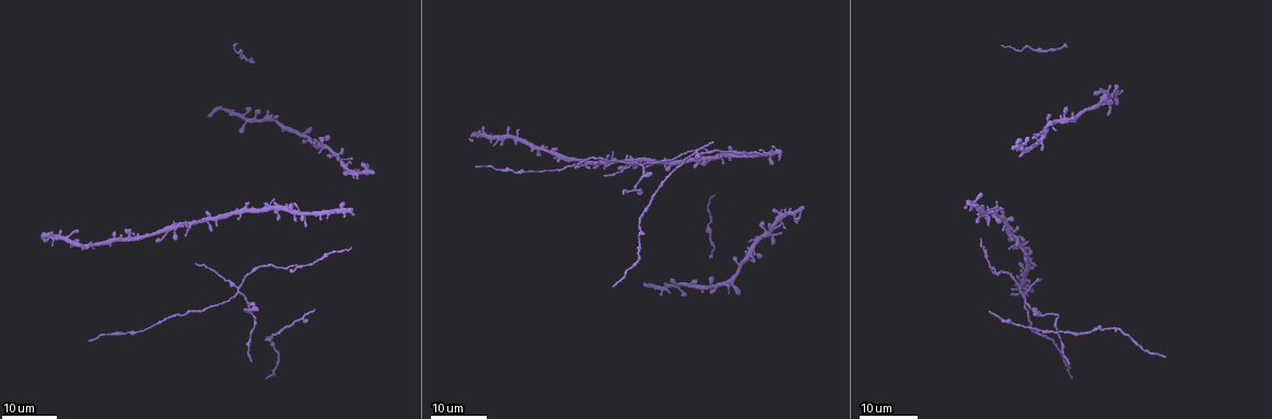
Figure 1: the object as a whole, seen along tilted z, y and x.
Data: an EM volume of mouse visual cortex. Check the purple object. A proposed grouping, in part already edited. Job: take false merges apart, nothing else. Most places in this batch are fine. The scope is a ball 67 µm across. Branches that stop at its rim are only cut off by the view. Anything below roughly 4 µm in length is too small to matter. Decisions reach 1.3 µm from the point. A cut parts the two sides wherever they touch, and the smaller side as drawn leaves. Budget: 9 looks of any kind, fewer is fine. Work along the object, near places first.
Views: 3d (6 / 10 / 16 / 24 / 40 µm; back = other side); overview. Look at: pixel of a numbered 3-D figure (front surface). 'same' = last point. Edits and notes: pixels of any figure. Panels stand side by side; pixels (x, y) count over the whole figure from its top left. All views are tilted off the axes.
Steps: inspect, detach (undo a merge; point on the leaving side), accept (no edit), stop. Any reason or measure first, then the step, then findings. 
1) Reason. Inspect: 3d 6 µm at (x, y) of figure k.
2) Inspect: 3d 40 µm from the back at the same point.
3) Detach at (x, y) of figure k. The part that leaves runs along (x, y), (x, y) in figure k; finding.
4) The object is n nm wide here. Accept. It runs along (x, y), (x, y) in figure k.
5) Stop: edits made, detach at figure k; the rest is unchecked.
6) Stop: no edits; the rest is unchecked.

Four or more arms meet. Inspect: 3d 16 µm at (299, 210) of figure 1.

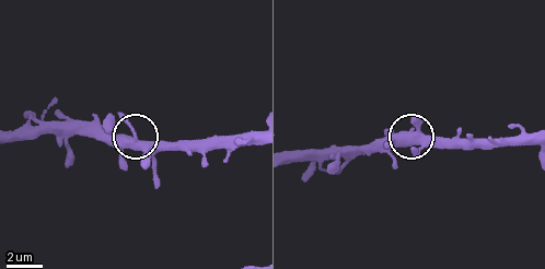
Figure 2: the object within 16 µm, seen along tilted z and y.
Closer look. Inspect: 3d 10 µm at (136, 140) of figure 2.

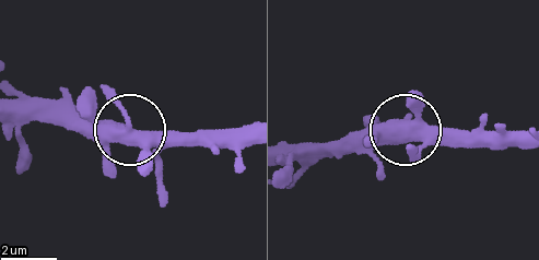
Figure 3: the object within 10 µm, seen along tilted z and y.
The side arm is 78 µm long. Accept. It runs along (109, 140), (140, 130), (200, 134) in figure 3; all the same neuron.

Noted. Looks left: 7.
Inspect: 3d 24 µm at (654, 194) of figure 1.

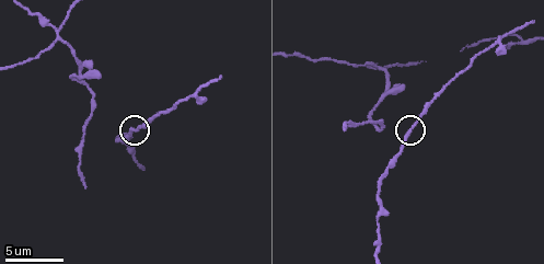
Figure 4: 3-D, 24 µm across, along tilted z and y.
Closer look. Inspect: 3d 10 µm at (407, 135) of figure 4.

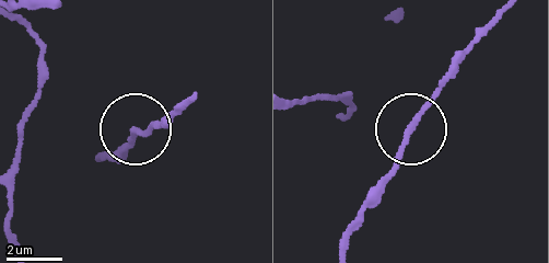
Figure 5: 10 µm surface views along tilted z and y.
The object is 180 nm wide here. Accept. Continuous, no second neuron.

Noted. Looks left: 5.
Looks like a crossing. Inspect: 3d 6 µm at (59, 38) of figure 4.

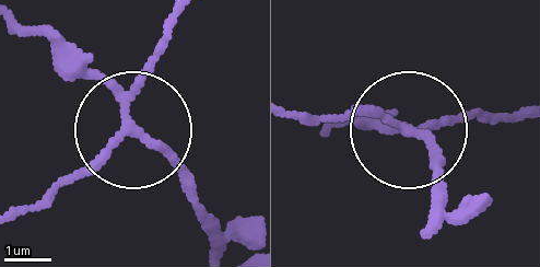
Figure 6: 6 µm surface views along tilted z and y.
Detach at (74, 67) of figure 6. The part that leaves runs along (124, 116), (189, 190), (216, 243) in figure 6; two neurons meet here.

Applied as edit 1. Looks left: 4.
Inspect: overview.

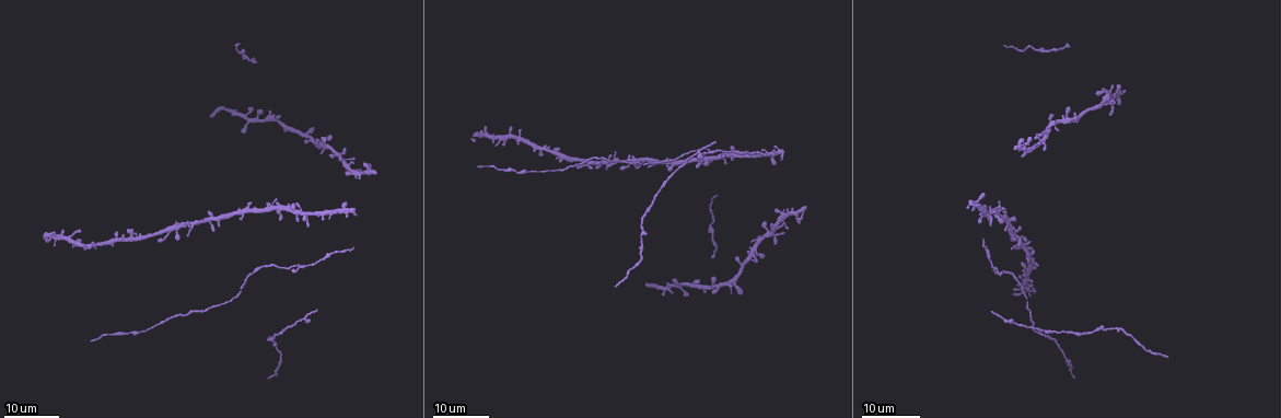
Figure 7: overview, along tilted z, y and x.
Inspect: 3d 24 µm at (994, 269) of figure 7.

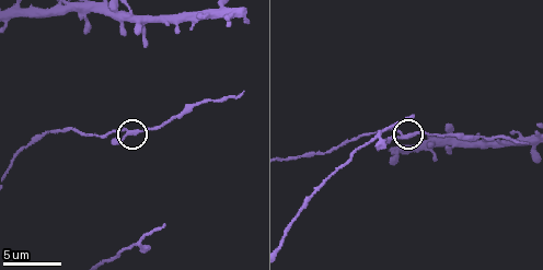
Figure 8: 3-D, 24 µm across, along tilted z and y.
Inspect: 3d 10 µm at (127, 135) of figure 8.

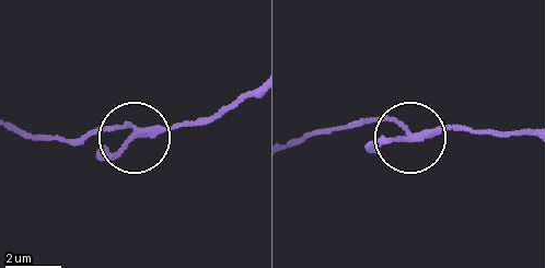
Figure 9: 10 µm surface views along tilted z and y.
3 arms meet here. Accept. Continuous, no second neuron.

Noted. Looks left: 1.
Stop: edits made, detach at figure 6; the rest is unchecked.

